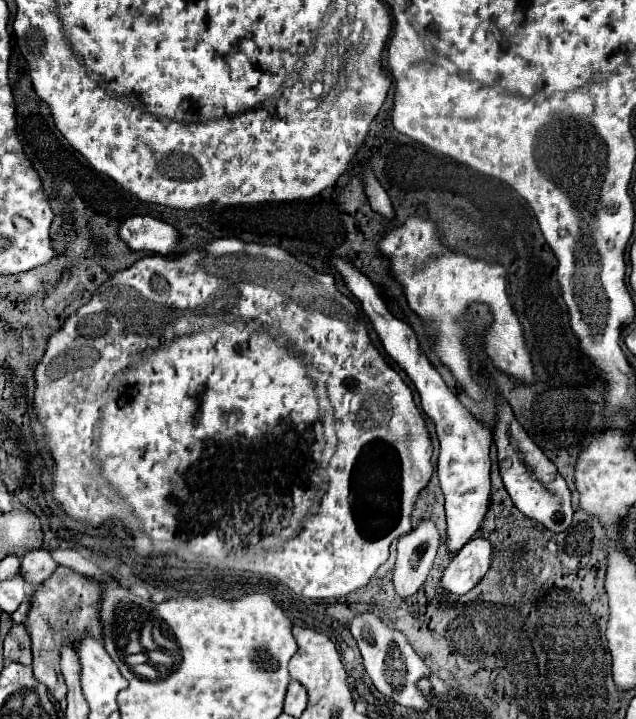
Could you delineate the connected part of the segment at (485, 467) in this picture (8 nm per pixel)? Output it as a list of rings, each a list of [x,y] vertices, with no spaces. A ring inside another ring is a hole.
[[[326,256],[326,264],[332,264],[342,280],[346,282],[348,290],[360,300],[362,312],[368,316],[372,322],[386,354],[406,370],[410,380],[414,382],[416,390],[420,392],[422,398],[422,408],[428,418],[432,418],[436,426],[436,434],[440,440],[440,458],[438,458],[438,480],[442,486],[442,492],[446,496],[446,518],[448,518],[448,548],[450,552],[458,552],[470,538],[476,536],[480,530],[480,524],[484,520],[484,514],[488,510],[488,500],[490,500],[490,456],[488,448],[492,442],[490,428],[482,426],[480,422],[474,420],[474,416],[458,402],[454,392],[446,386],[446,382],[440,378],[436,368],[428,362],[424,352],[418,346],[418,338],[414,330],[404,324],[402,320],[394,318],[390,310],[386,308],[384,300],[372,286],[372,282],[358,270],[354,268],[348,260],[340,256]]]

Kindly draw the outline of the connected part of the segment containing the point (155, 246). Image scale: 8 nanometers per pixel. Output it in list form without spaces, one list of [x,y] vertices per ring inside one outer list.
[[[132,216],[122,222],[118,232],[132,250],[156,252],[162,256],[174,256],[182,242],[180,230],[152,216]]]

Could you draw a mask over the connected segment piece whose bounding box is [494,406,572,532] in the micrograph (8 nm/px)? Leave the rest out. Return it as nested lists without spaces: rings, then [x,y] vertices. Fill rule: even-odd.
[[[498,406],[494,442],[498,446],[500,476],[514,506],[528,518],[534,518],[548,526],[548,530],[552,532],[566,530],[572,522],[570,490],[564,478],[560,478],[560,474],[556,472],[556,466],[544,456],[544,452],[528,438],[526,430],[516,422],[510,406]]]

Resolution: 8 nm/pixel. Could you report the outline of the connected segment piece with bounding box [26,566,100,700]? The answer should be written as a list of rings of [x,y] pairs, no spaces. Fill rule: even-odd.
[[[58,566],[48,582],[42,582],[36,590],[36,598],[28,612],[28,632],[32,636],[32,654],[34,654],[34,674],[36,678],[48,686],[50,694],[56,700],[66,696],[66,684],[60,674],[60,646],[64,638],[76,644],[80,632],[96,632],[100,636],[98,622],[98,602],[100,602],[100,584],[88,580],[84,574],[76,574],[64,566]]]

